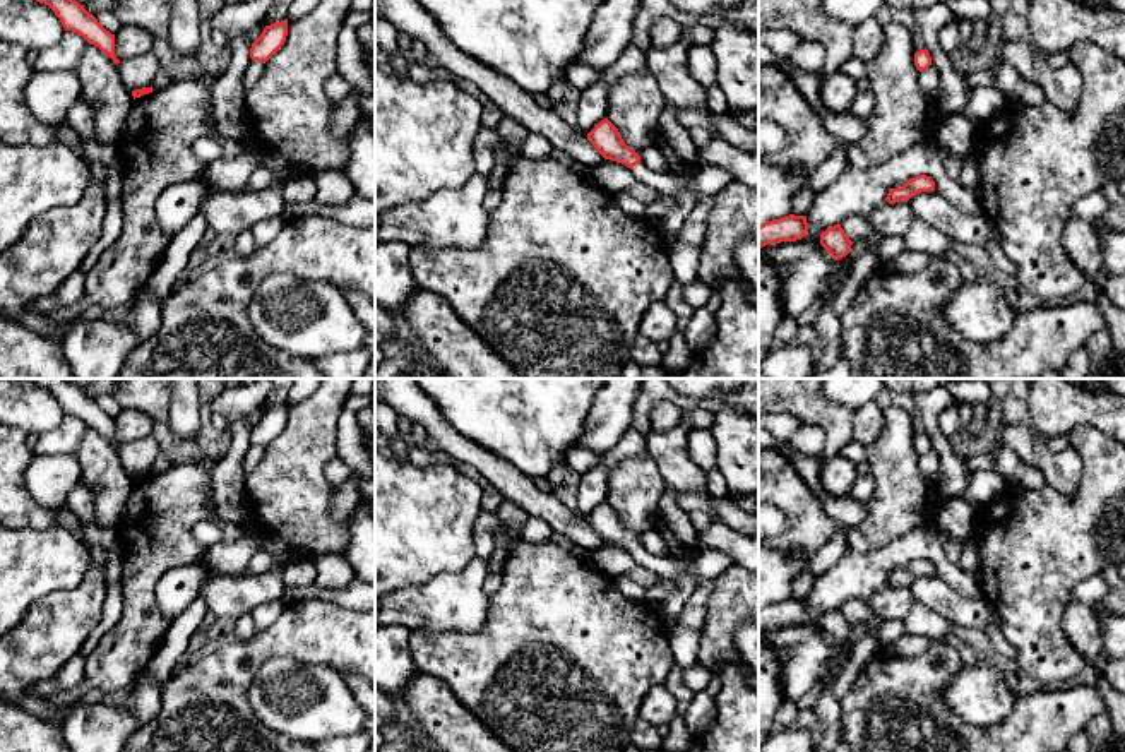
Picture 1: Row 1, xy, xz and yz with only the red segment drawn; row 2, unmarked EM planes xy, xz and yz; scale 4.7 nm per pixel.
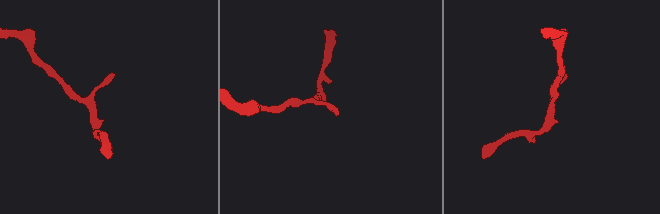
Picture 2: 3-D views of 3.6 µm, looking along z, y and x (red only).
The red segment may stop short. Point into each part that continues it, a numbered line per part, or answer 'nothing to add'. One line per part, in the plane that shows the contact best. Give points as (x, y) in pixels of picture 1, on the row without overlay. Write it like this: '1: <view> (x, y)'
1: xz (668, 567)

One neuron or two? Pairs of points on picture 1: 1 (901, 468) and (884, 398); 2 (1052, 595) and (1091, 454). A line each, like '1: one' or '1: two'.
1: two
2: one

